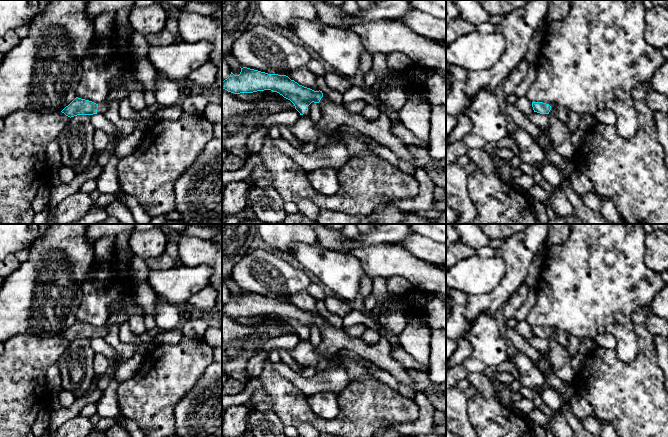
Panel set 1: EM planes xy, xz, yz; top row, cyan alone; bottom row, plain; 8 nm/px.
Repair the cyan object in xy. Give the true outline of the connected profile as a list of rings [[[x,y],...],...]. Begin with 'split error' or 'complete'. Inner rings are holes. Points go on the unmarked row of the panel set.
split error; [[[119,310],[112,313],[107,320],[106,324],[101,327],[92,326],[89,324],[76,321],[68,330],[66,330],[61,336],[68,341],[74,341],[77,339],[93,339],[93,338],[105,338],[108,333],[108,328],[113,325],[122,325],[128,321],[128,315],[124,310]]]

